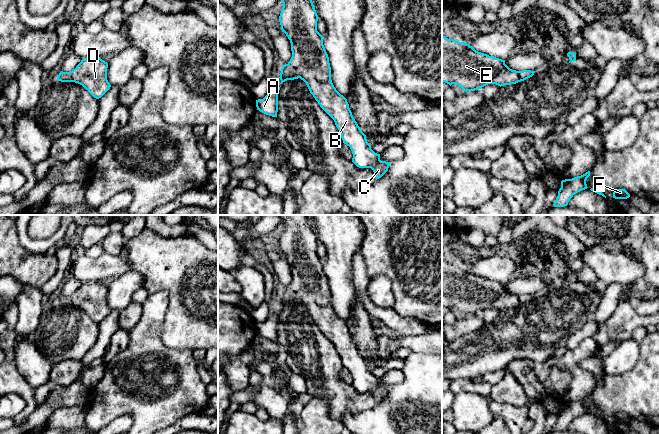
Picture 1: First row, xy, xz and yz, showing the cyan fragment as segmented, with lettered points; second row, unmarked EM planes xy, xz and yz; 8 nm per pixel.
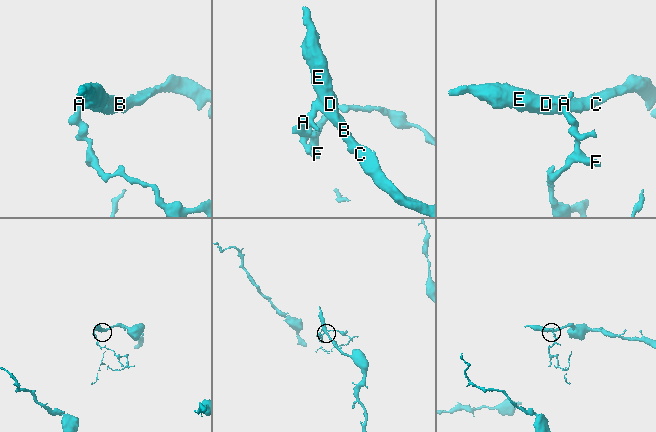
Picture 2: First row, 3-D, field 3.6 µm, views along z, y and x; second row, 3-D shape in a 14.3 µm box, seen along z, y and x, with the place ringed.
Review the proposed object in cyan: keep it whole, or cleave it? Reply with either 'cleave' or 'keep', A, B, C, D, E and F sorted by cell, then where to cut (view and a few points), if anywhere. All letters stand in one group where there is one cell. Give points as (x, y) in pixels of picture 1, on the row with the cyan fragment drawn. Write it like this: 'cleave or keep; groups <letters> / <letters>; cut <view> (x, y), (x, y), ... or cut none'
keep; groups A B C D E F; cut none

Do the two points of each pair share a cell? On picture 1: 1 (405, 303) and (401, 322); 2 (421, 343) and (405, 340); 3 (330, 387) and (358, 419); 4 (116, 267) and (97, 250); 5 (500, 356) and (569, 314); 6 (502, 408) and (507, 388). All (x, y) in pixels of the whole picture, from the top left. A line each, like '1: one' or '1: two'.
1: two
2: one
3: two
4: two
5: one
6: two

